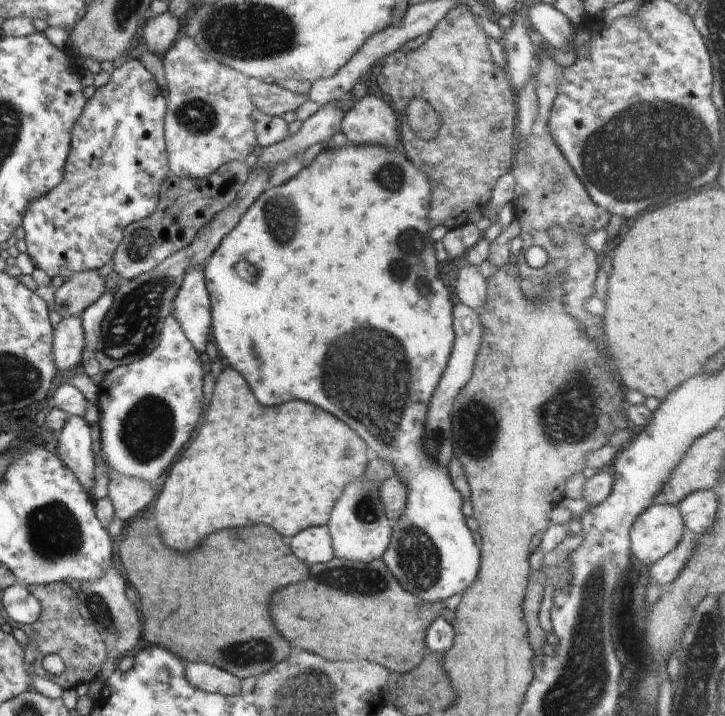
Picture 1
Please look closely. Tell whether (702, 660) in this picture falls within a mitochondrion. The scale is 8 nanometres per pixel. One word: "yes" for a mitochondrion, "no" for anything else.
yes

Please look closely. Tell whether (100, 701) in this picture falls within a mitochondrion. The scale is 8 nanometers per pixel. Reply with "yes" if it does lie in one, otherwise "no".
no

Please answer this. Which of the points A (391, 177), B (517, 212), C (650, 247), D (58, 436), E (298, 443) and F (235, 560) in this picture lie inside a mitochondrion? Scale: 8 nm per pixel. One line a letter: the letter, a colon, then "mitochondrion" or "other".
A: mitochondrion
B: other
C: other
D: other
E: other
F: other

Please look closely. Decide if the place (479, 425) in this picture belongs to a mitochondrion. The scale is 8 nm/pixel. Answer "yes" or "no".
yes

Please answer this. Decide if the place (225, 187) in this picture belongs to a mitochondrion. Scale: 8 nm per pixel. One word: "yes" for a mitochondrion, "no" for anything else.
no

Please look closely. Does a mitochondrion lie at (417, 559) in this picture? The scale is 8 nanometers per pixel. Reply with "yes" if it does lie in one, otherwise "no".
yes

